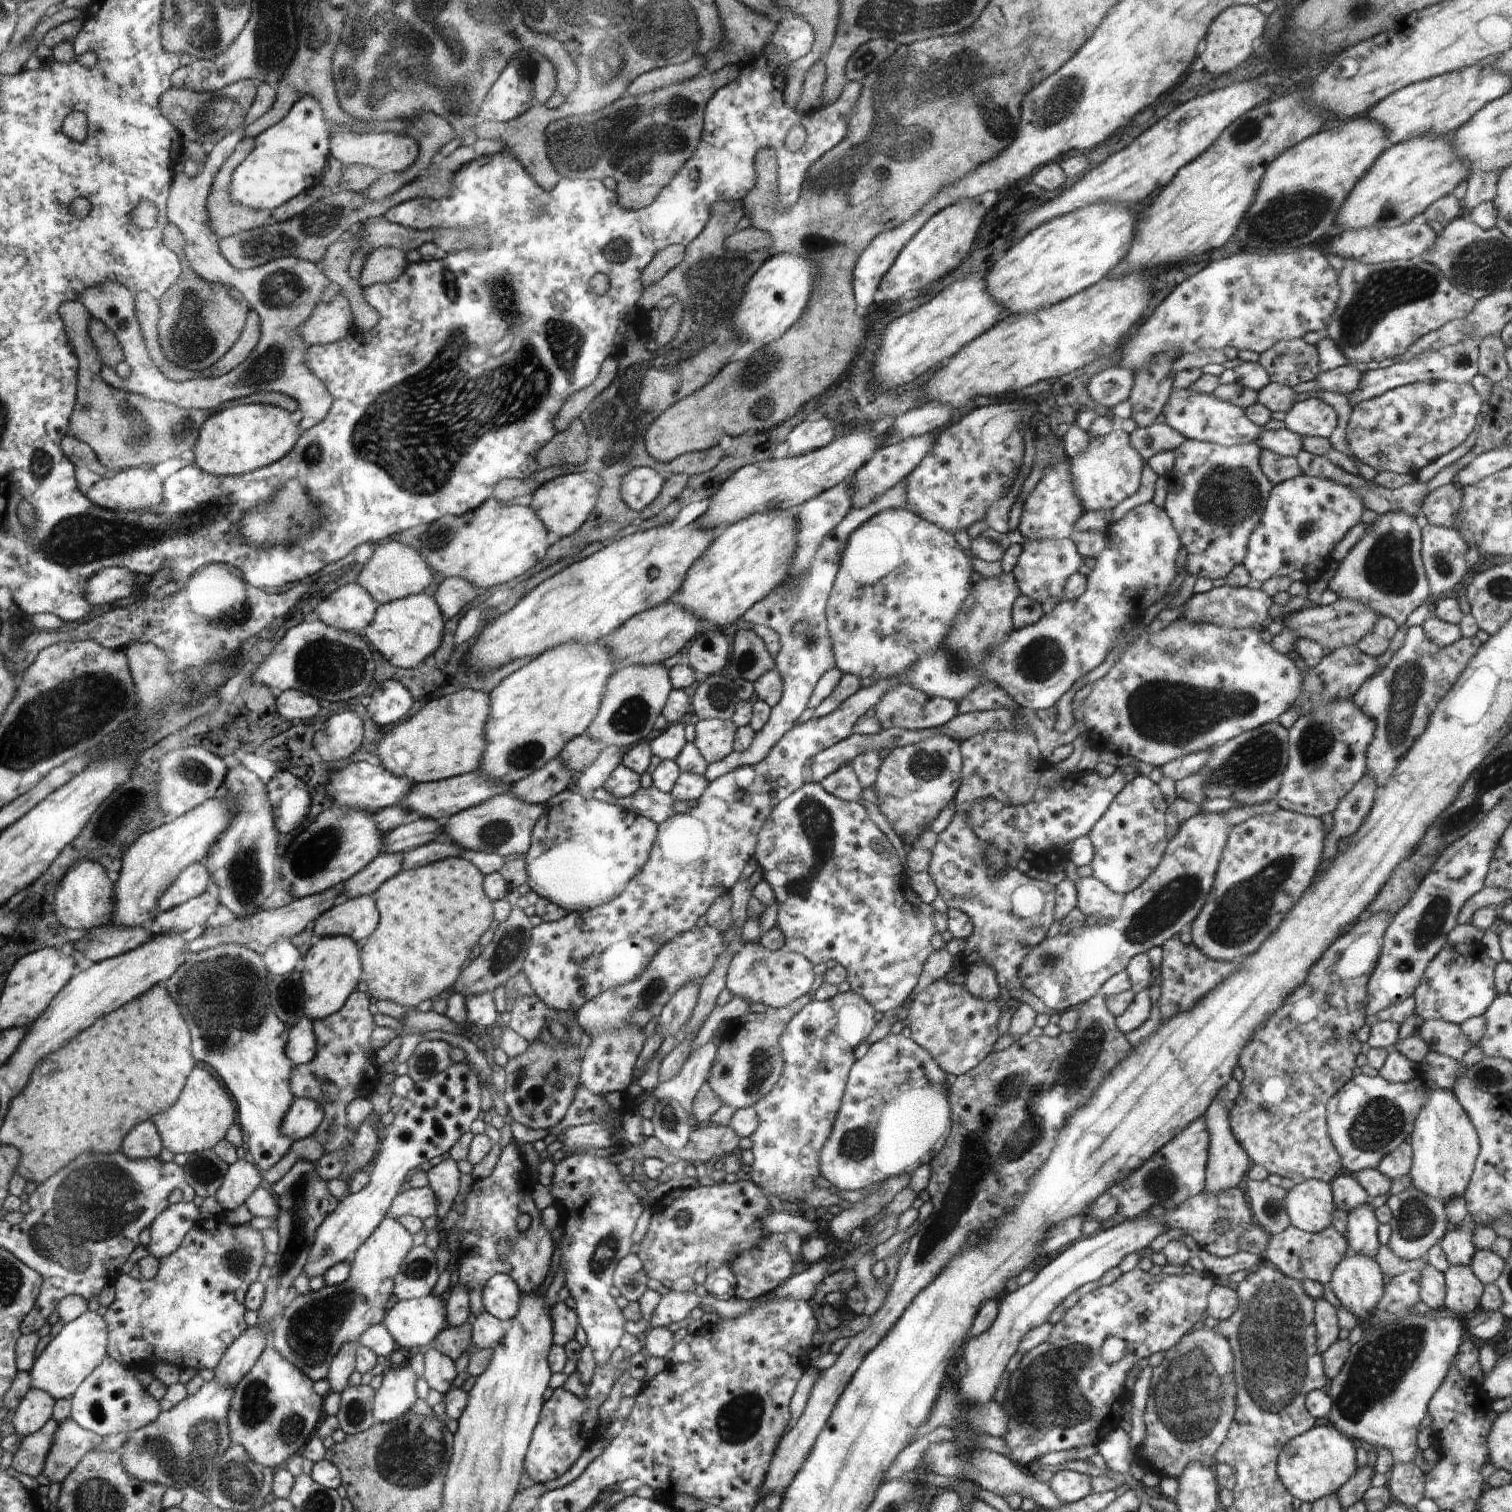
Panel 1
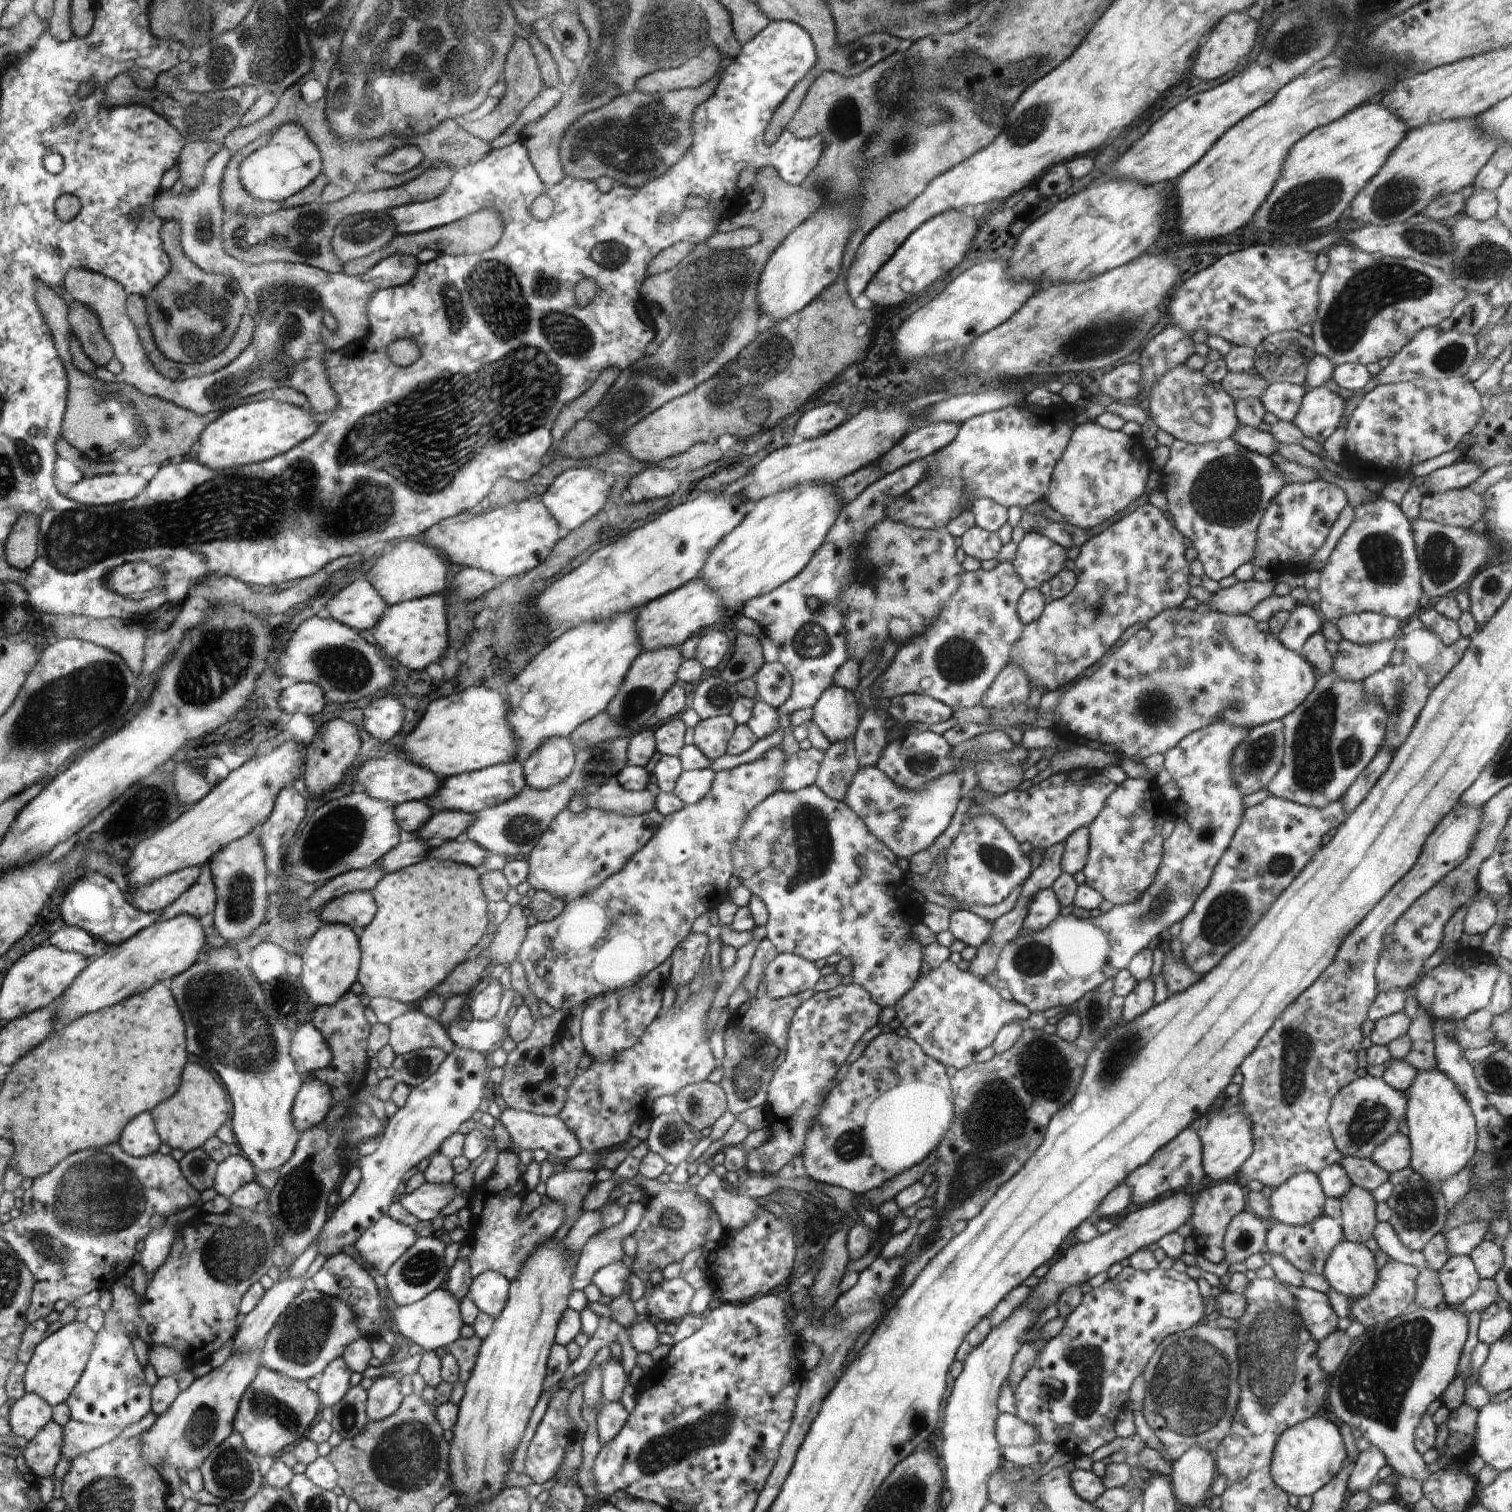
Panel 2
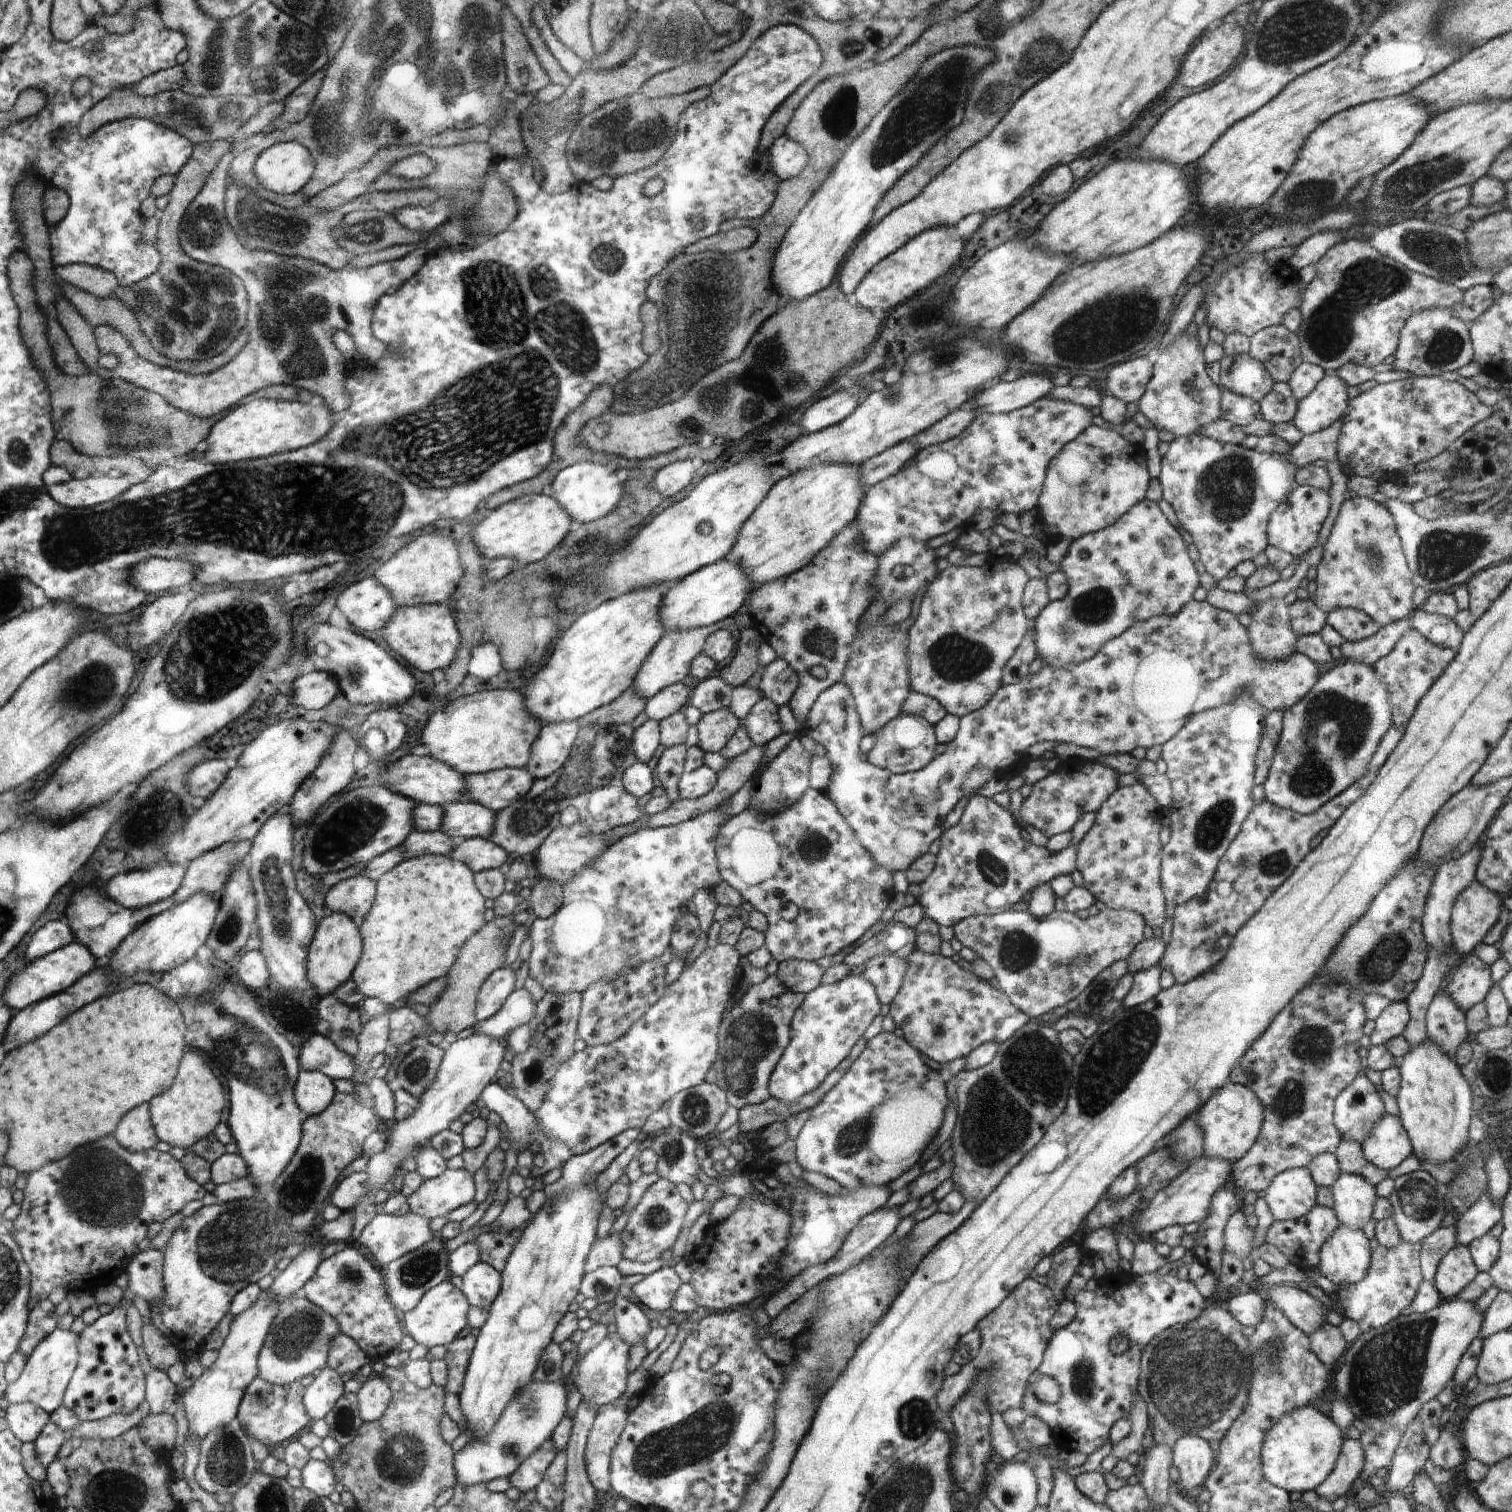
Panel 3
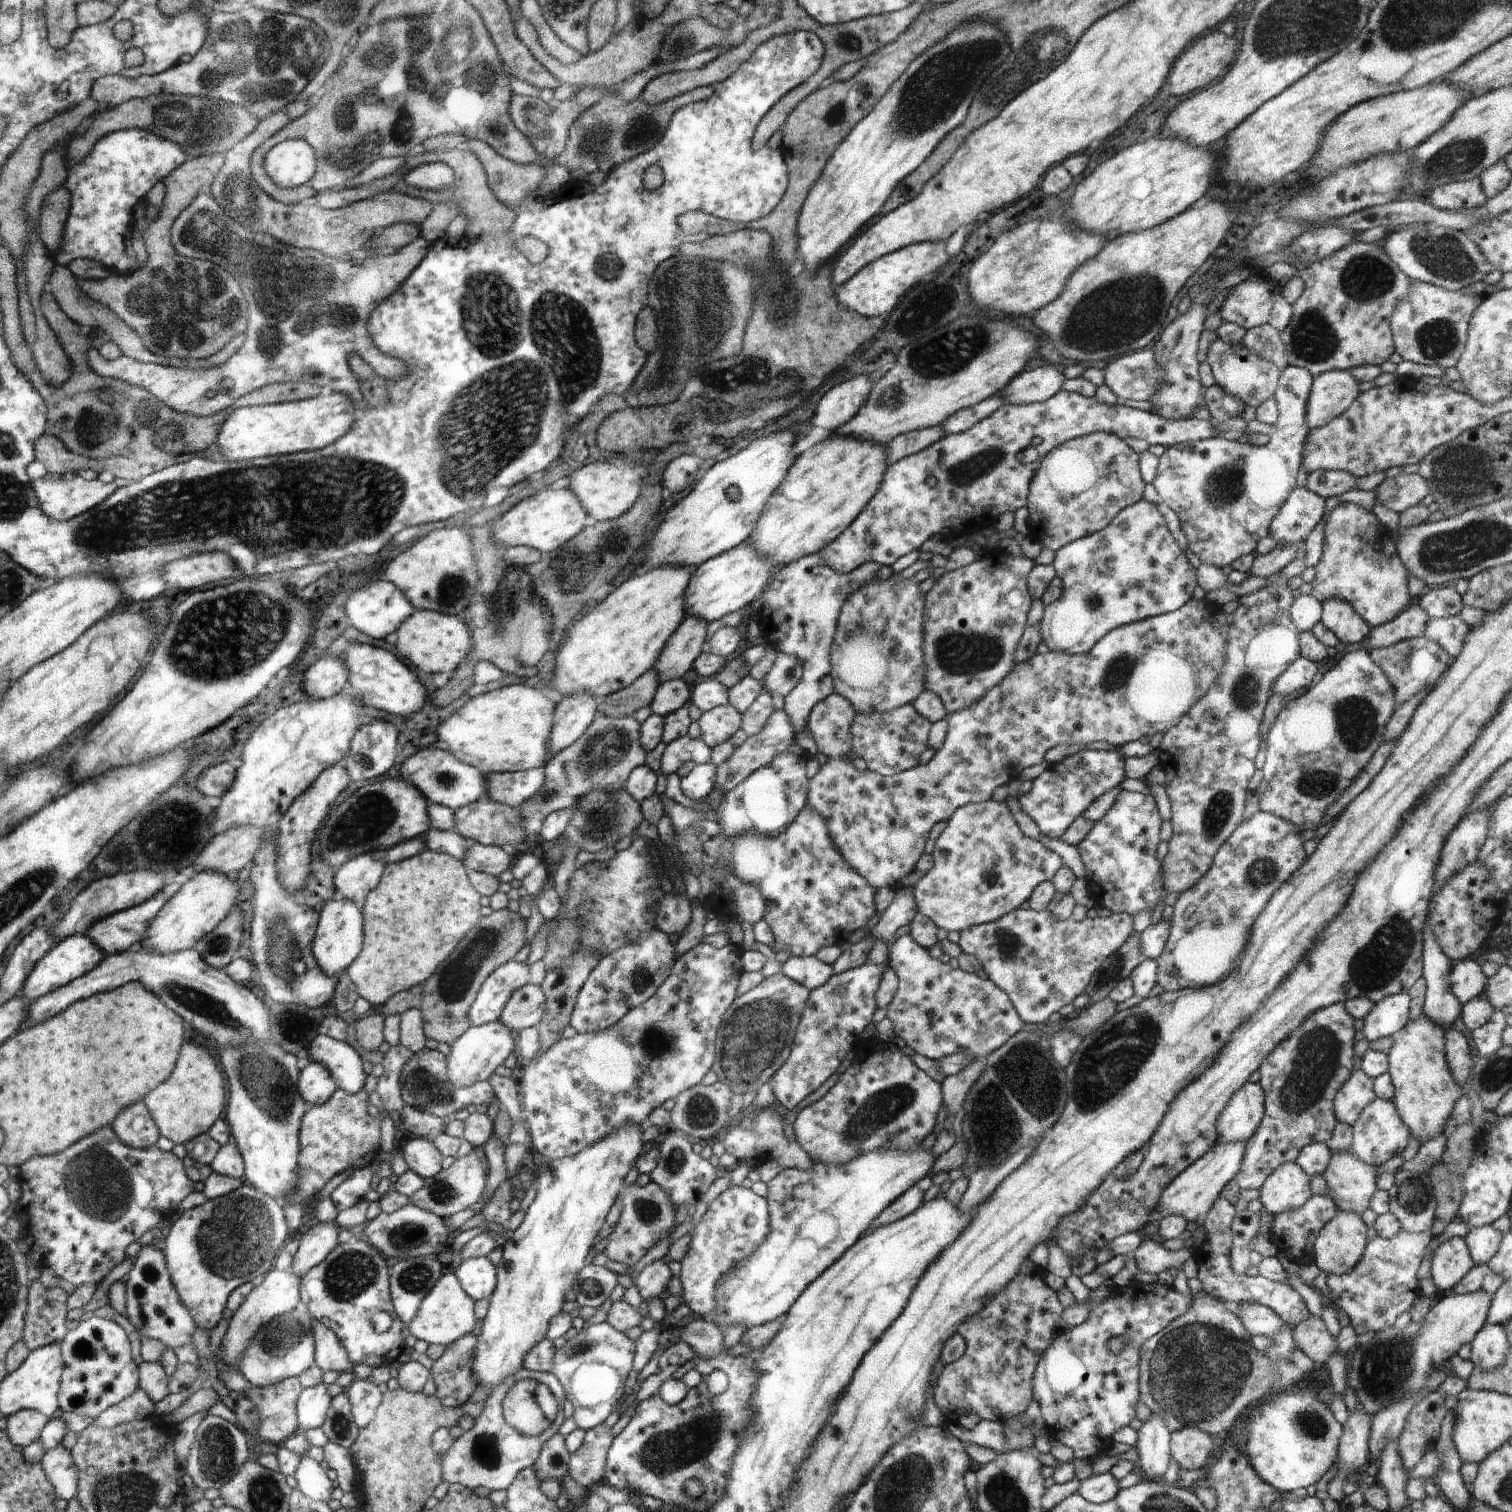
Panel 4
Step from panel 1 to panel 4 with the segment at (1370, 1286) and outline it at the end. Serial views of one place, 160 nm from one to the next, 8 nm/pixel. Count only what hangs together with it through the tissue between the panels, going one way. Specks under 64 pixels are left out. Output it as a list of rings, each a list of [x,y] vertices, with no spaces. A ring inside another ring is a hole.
[[[1337,1209],[1332,1220],[1329,1220],[1315,1238],[1313,1254],[1315,1263],[1322,1270],[1323,1277],[1327,1274],[1343,1275],[1350,1272],[1362,1258],[1366,1248],[1367,1227],[1361,1216],[1355,1212],[1346,1212]]]

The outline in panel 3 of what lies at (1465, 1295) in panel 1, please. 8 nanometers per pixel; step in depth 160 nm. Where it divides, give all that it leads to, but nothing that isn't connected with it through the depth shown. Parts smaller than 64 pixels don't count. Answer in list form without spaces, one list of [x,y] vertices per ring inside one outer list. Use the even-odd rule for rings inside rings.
[[[1457,1244],[1440,1260],[1433,1283],[1443,1300],[1452,1300],[1478,1273],[1468,1247]]]

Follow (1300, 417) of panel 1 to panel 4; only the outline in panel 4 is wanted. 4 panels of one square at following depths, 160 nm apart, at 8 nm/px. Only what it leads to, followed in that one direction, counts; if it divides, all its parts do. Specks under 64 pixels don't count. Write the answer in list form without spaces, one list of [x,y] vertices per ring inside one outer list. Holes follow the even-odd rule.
[[[1348,370],[1326,371],[1314,377],[1305,416],[1309,428],[1323,427],[1350,408],[1360,394],[1359,384]]]

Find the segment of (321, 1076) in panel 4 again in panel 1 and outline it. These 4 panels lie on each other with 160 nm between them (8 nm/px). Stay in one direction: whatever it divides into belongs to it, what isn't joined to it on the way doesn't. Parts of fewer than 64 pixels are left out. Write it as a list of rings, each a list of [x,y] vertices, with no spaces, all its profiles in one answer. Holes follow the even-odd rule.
[[[314,1099],[294,1100],[281,1122],[281,1132],[292,1142],[313,1136],[325,1118],[324,1107]]]

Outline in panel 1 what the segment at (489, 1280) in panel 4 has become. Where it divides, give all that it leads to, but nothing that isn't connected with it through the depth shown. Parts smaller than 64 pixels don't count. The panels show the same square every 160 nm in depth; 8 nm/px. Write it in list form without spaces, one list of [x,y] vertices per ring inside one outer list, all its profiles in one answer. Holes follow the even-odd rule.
[[[498,1273],[486,1284],[481,1302],[486,1313],[508,1323],[520,1312],[523,1297],[522,1290],[510,1275]]]

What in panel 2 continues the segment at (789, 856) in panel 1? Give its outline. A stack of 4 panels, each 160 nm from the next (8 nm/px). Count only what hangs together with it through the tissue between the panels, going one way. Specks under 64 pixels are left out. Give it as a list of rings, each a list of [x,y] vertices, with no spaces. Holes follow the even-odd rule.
[[[808,785],[795,791],[780,791],[772,793],[765,798],[756,809],[749,814],[742,825],[741,833],[734,844],[733,850],[736,875],[741,884],[749,888],[752,894],[759,896],[766,905],[769,912],[766,930],[770,942],[775,944],[779,953],[792,953],[806,960],[824,960],[831,954],[840,954],[843,959],[850,959],[853,964],[853,982],[863,986],[869,991],[871,999],[881,1008],[895,1004],[914,986],[921,972],[923,947],[911,934],[912,922],[903,914],[902,904],[897,900],[894,890],[901,886],[905,880],[903,870],[898,868],[897,856],[888,848],[887,844],[879,841],[874,833],[869,831],[865,819],[857,815],[844,801],[831,799],[818,785]]]

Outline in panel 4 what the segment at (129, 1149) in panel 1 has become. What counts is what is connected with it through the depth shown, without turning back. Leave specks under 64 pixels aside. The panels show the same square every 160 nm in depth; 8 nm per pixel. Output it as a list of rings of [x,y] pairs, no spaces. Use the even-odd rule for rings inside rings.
[[[144,1102],[127,1106],[114,1120],[114,1132],[125,1144],[138,1149],[155,1145],[161,1133]]]

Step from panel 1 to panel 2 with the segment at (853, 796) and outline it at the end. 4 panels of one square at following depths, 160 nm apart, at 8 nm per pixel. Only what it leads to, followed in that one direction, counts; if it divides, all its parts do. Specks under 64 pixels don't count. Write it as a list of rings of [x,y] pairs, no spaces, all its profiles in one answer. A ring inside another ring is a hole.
[[[854,740],[834,741],[825,750],[815,784],[831,799],[844,801],[858,769]]]

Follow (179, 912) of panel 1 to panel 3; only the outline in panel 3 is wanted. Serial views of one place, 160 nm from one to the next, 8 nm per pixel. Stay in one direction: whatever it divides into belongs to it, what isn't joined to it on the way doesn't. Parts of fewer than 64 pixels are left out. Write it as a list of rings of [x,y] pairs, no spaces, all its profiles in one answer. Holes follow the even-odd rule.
[[[253,841],[227,842],[186,866],[181,888],[173,894],[176,902],[203,894],[220,904],[224,886],[231,870],[249,853]]]

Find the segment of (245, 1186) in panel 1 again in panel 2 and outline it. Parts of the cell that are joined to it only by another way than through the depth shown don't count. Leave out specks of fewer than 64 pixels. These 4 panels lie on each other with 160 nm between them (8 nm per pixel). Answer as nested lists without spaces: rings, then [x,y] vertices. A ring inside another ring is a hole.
[[[230,1154],[226,1160],[217,1163],[213,1187],[217,1194],[229,1199],[242,1185],[251,1183],[252,1180],[256,1180],[252,1163],[241,1154]]]

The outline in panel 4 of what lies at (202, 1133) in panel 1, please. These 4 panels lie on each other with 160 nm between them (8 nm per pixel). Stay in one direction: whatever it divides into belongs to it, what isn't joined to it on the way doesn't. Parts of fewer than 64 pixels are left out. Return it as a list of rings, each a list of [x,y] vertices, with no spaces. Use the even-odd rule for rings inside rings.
[[[194,1037],[190,1044],[181,1049],[182,1058],[178,1058],[178,1070],[173,1070],[174,1078],[170,1078],[170,1082],[164,1081],[162,1086],[158,1086],[158,1090],[154,1090],[154,1094],[146,1094],[144,1098],[145,1105],[150,1106],[149,1113],[153,1115],[161,1136],[172,1140],[176,1145],[185,1145],[200,1134],[207,1133],[224,1112],[226,1100],[224,1078],[210,1052],[194,1044]]]

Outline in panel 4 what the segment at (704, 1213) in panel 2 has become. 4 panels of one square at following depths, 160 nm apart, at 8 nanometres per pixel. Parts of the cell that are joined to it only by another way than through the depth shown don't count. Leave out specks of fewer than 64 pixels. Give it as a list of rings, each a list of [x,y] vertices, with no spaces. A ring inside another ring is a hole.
[[[653,1181],[646,1186],[638,1186],[636,1183],[624,1186],[617,1199],[622,1202],[622,1213],[612,1234],[608,1236],[603,1253],[610,1261],[625,1264],[627,1267],[635,1266],[666,1232],[675,1228],[674,1208],[666,1192]]]

